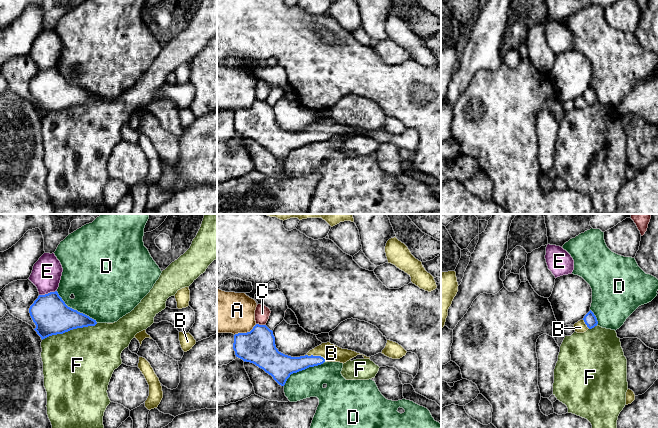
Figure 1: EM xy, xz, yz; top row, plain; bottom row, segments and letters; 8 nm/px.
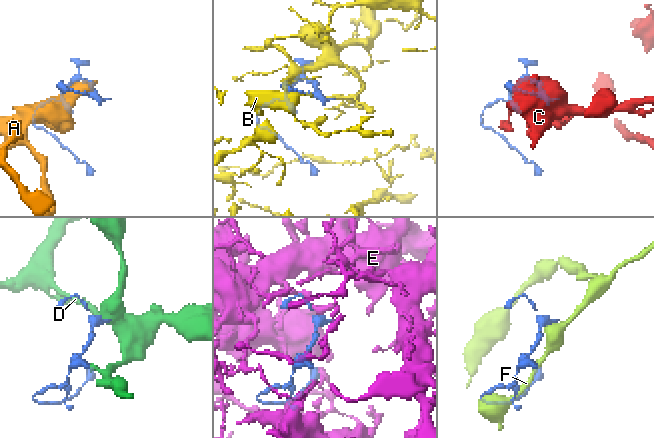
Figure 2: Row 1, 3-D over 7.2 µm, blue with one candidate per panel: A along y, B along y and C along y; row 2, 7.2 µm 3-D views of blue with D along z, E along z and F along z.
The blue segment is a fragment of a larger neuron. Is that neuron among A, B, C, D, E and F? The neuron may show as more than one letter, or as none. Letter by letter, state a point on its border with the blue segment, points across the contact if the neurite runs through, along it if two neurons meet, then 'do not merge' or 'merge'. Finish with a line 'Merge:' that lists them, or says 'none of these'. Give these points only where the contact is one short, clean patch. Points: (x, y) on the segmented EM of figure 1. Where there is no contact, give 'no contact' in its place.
A: contact xz (245, 333); do not merge
B: contact xz (315, 356); way xz (286, 365), (302, 363), (315, 356), (321, 353), (331, 353); merge
C: contact xz (261, 325); do not merge
D: contact xy (75, 310); do not merge
E: contact xy (48, 293); do not merge
F: contact xy (69, 330); do not merge
Merge: B

